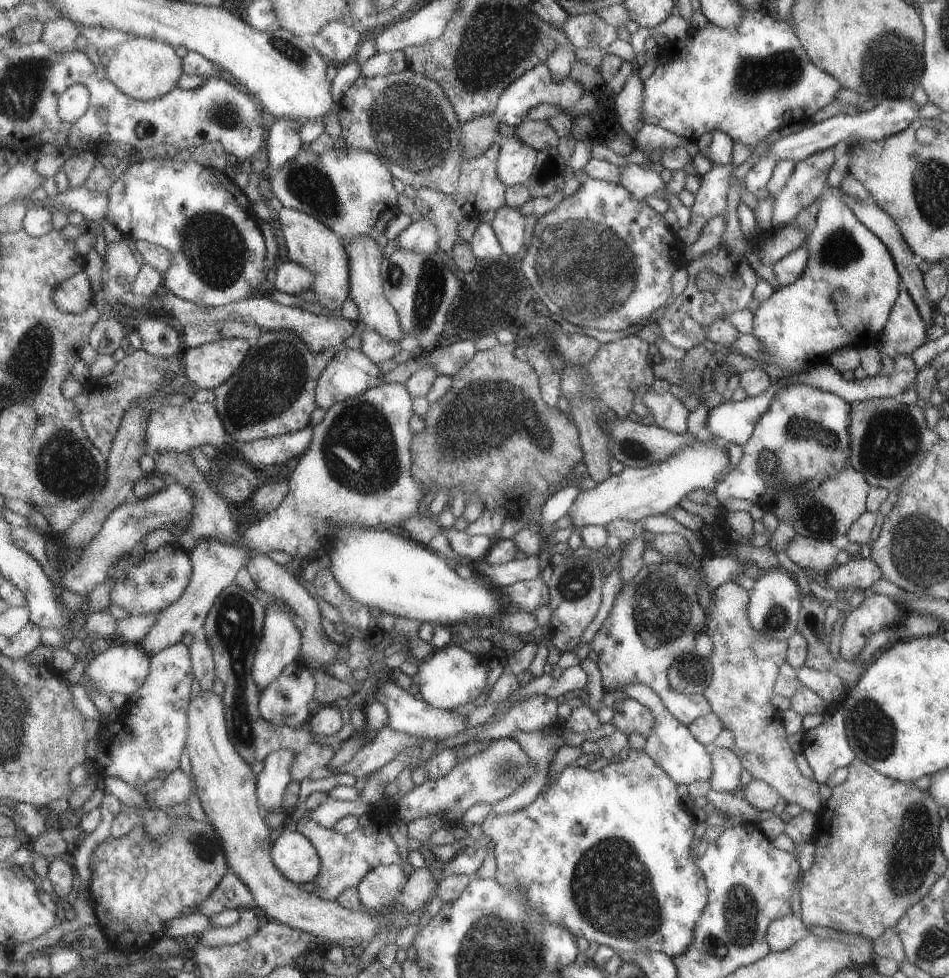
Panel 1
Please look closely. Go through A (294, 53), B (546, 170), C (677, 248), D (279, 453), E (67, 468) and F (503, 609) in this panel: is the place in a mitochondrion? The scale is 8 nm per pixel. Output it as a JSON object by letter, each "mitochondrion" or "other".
{"A":"mitochondrion","B":"mitochondrion","C":"other","D":"other","E":"mitochondrion","F":"other"}

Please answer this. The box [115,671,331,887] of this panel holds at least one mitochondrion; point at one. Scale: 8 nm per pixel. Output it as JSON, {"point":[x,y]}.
{"point":[244,730]}

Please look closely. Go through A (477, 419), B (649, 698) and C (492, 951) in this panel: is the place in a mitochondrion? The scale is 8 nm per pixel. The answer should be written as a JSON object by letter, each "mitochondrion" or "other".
{"A":"mitochondrion","B":"other","C":"mitochondrion"}

